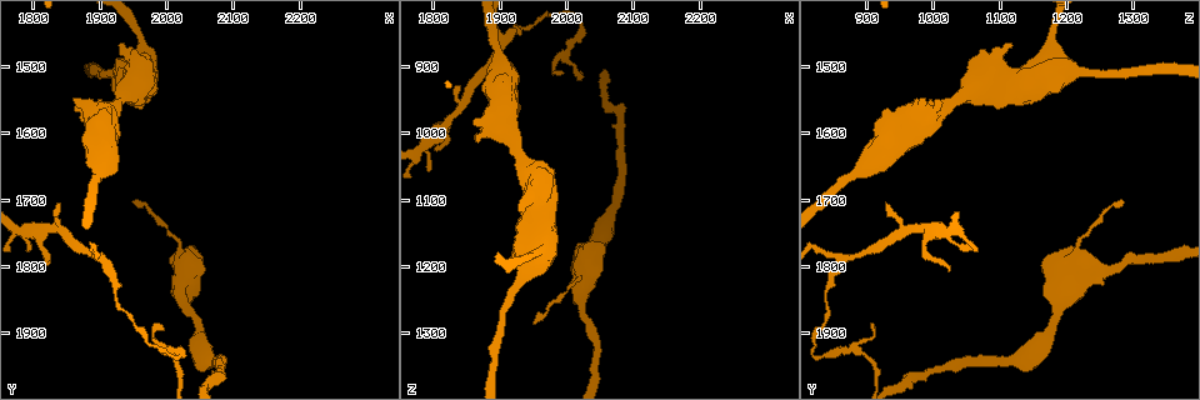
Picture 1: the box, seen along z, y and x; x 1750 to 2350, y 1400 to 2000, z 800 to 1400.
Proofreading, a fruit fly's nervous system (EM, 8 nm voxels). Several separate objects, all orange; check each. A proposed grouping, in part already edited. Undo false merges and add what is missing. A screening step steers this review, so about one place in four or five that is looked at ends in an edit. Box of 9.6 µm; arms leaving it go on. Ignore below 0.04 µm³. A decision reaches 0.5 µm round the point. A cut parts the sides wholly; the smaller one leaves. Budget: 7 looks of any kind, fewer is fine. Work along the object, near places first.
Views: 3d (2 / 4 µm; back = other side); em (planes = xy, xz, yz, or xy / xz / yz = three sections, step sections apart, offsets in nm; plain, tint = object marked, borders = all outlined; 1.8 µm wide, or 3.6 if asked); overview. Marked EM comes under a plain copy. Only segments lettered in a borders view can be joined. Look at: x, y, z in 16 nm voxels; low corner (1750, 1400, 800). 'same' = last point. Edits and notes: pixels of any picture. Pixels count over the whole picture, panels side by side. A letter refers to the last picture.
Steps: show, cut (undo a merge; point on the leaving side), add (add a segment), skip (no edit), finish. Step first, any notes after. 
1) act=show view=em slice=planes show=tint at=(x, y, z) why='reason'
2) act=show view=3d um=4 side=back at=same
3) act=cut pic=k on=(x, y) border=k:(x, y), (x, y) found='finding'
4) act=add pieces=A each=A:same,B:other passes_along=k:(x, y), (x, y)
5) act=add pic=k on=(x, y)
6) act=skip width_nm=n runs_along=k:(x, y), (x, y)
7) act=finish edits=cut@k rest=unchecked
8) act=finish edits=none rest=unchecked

act=show view=3d um=2 at=(1790, 1770, 1060) why='thin end'

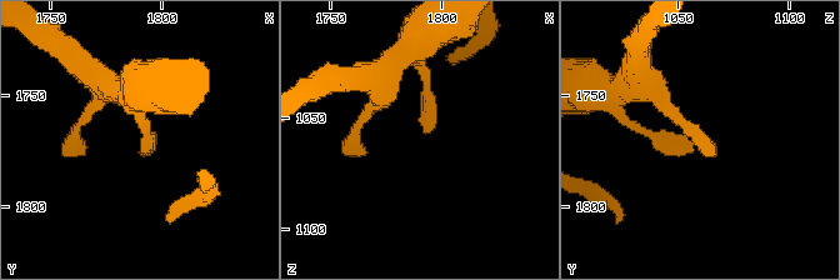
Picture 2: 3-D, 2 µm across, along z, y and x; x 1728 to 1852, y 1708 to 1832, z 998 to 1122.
act=show view=em slice=planes show=borders at=(1794, 1770, 1057)

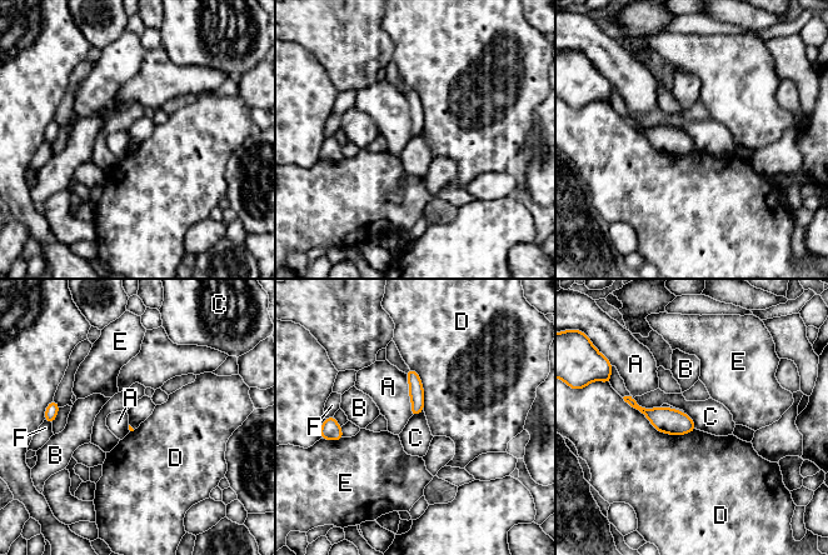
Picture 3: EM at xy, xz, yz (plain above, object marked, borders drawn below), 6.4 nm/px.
act=skip each=A:other,B:other,C:other,D:other,E:other,F:other border=3:(623, 396), (661, 406) found='none of them fits'

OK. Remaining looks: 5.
act=show view=em slice=planes show=borders at=(1900, 1785, 870) why='sudden change in width'

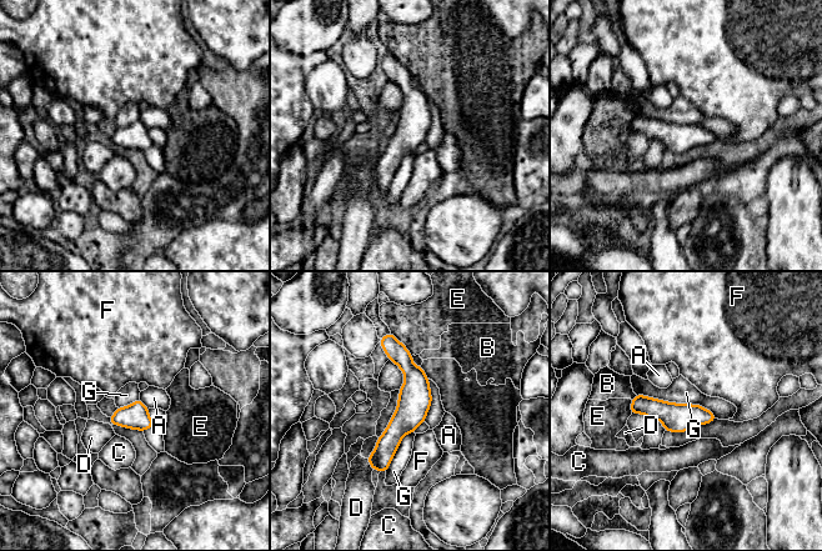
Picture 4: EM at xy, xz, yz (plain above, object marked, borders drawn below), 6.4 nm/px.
act=skip width_nm=170 longest_contact=G:550nm each=A:other,B:other,C:other,D:other,E:other,F:other,G:other found='one neuron here'

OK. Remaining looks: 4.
act=show view=3d um=2 at=(1935, 1470, 1115) why='free end'

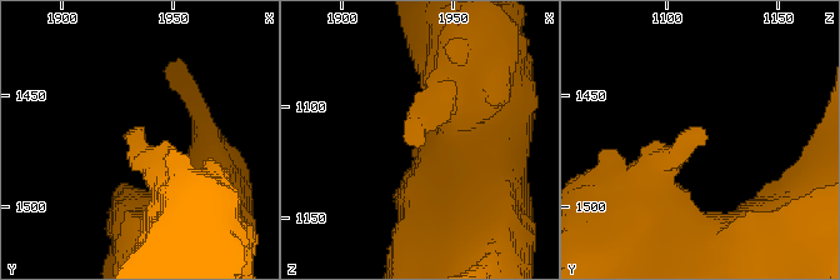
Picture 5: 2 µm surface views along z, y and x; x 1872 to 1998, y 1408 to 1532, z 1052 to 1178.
act=show view=em slice=xy step=8 show=tint at=(1932, 1464, 1116)

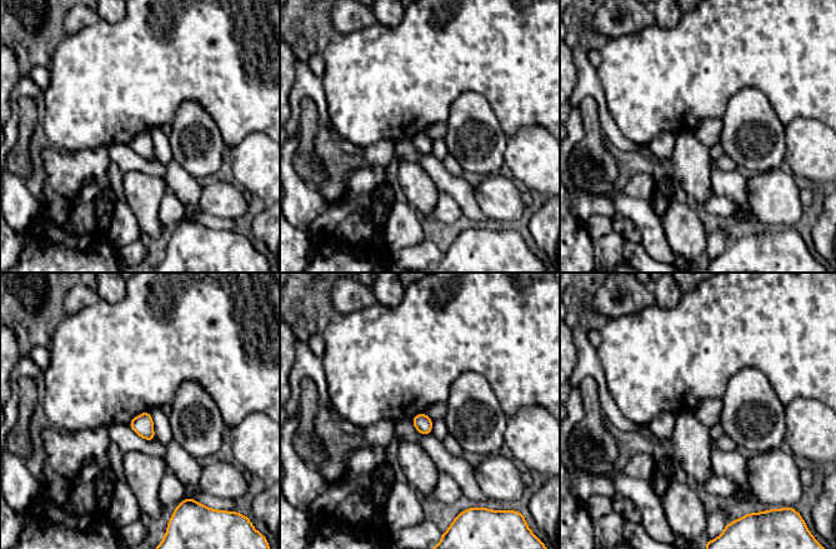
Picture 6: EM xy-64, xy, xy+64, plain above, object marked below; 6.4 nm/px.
act=show view=em slice=planes show=borders at=same

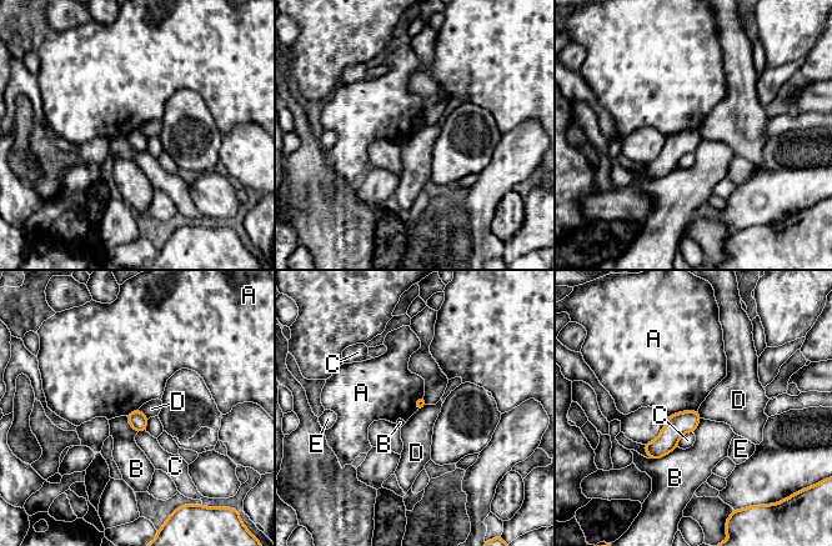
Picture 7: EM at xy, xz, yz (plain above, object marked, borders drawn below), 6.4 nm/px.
act=skip each=A:other,B:other,C:other,D:other,E:other border=7:(697, 410), (683, 410), (667, 417) found='none of them fits'

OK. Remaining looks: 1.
act=finish edits=none rest=unchecked

